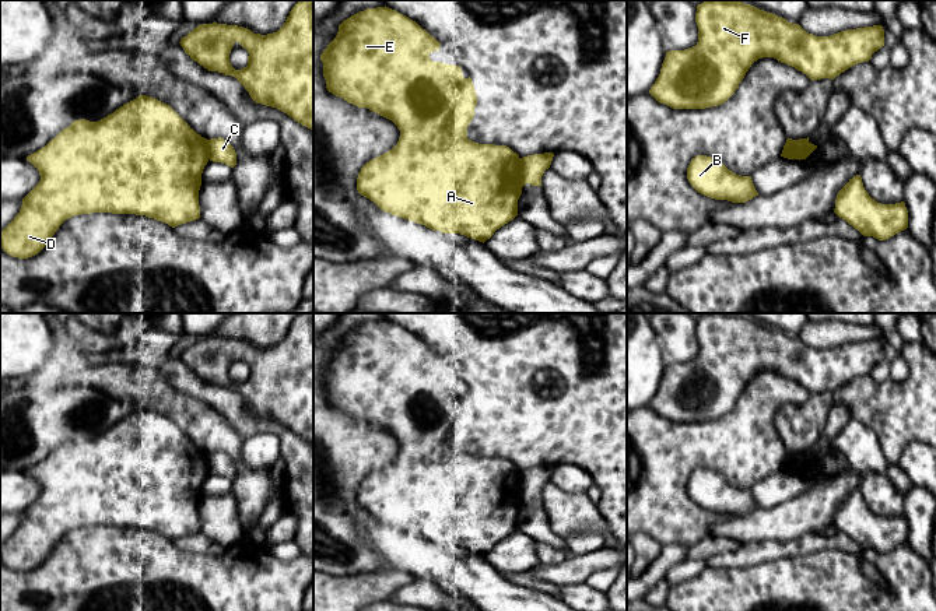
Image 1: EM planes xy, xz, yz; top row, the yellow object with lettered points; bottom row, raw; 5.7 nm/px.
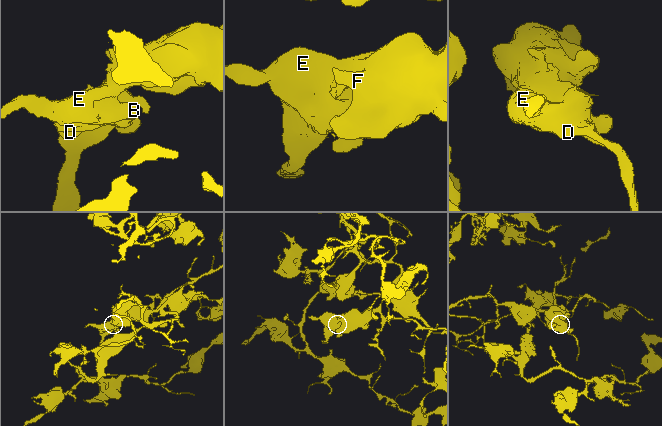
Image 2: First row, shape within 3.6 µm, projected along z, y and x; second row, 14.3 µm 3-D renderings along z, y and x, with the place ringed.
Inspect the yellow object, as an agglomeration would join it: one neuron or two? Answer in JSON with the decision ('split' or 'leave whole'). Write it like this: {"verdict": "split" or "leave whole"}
{"verdict": "split"}

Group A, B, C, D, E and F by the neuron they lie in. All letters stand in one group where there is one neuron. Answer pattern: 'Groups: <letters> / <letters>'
Groups: A B D E F / C

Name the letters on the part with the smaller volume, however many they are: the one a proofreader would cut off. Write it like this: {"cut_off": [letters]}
{"cut_off": ["C"]}

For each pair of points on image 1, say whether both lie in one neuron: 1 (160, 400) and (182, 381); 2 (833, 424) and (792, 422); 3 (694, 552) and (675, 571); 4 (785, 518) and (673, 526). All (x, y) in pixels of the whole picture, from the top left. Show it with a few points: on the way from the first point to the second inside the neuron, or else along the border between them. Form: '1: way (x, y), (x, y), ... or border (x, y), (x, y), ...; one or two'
1: border (158, 367), (176, 389), (203, 401); two
2: border (831, 407), (823, 434), (809, 450); two
3: border (689, 557), (705, 561); two
4: border (733, 516), (715, 523), (708, 533); two

